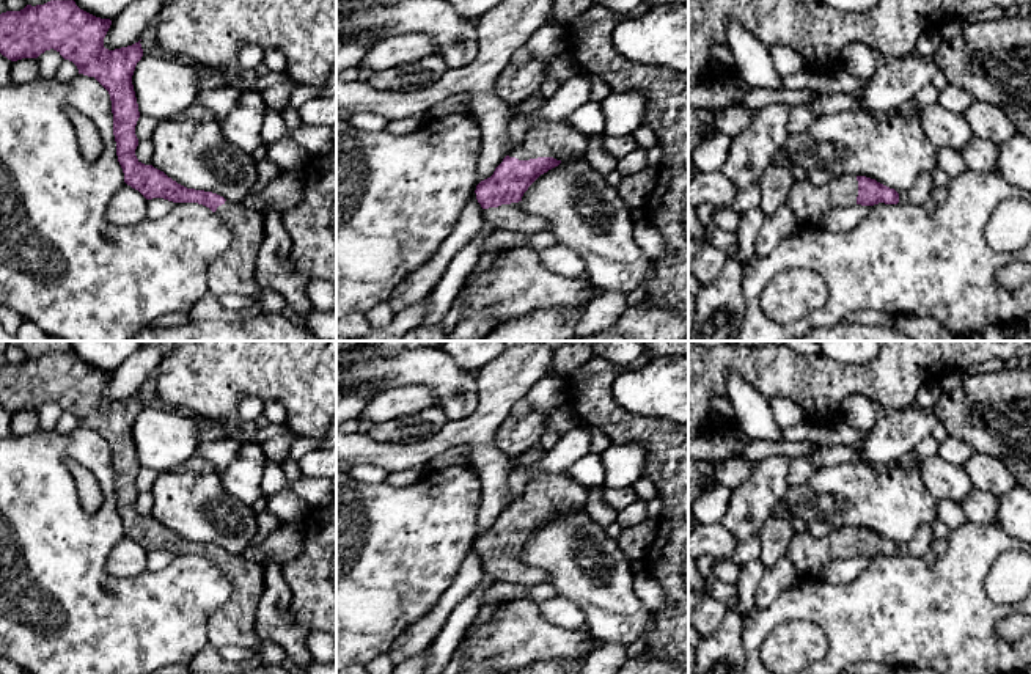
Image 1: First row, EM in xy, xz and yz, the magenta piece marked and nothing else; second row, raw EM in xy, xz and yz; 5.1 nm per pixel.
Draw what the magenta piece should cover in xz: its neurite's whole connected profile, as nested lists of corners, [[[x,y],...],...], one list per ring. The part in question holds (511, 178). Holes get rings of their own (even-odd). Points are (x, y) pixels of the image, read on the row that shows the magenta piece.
[[[534,123],[527,138],[512,148],[493,174],[476,185],[484,223],[497,233],[539,234],[549,229],[549,220],[530,214],[522,206],[528,187],[563,160],[586,154],[588,137],[566,123]]]

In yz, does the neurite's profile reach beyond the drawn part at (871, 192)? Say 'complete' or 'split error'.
split error

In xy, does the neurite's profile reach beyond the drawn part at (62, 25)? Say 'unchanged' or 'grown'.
grown

